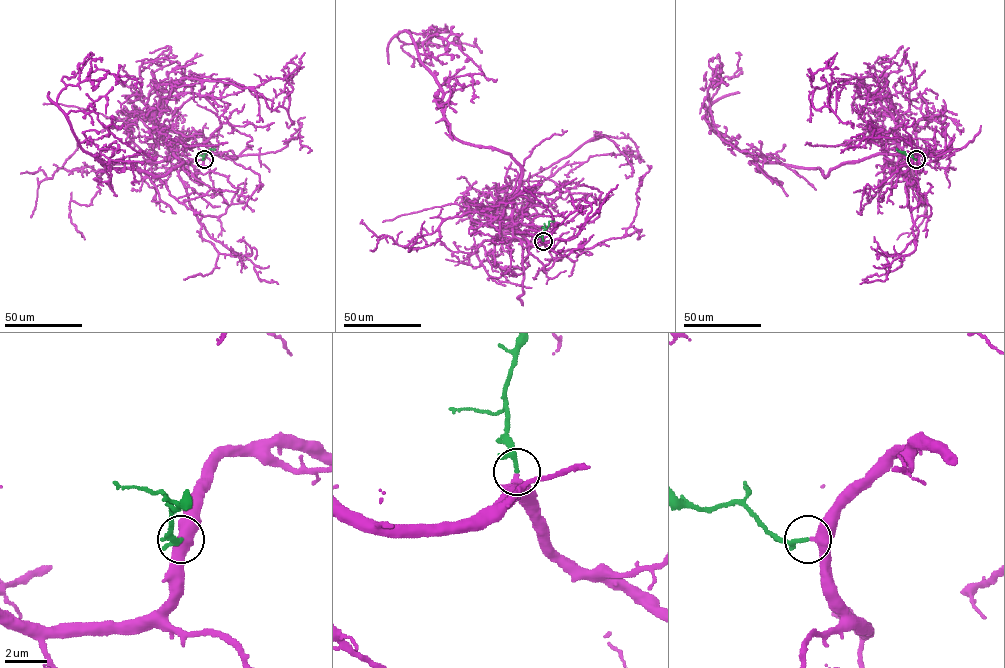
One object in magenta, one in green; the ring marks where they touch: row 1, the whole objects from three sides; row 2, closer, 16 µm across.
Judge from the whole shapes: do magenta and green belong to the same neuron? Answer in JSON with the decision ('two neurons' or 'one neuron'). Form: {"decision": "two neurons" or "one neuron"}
{"decision": "one neuron"}

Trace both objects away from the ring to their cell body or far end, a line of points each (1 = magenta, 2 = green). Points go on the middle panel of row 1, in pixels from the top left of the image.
1: (543, 241), (513, 231), (520, 165), (454, 137), (439, 83), (410, 35), (396, 35), (476, 38)
2: (543, 241), (543, 232), (548, 221), (554, 221)

